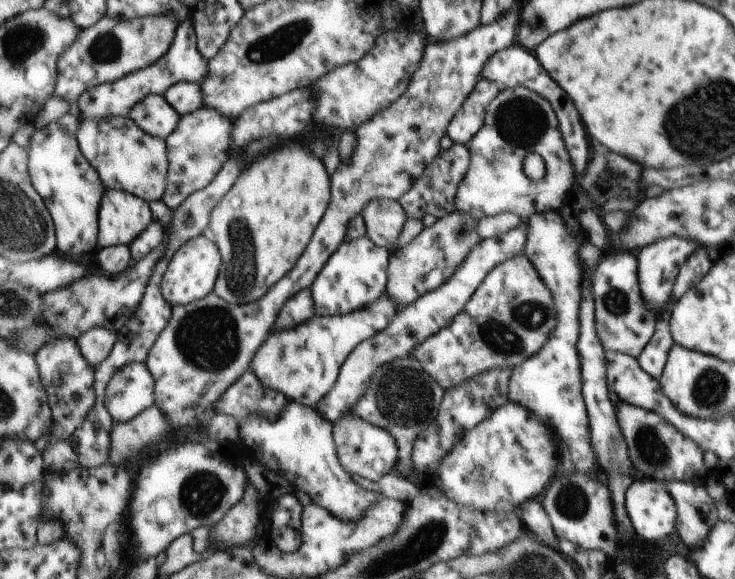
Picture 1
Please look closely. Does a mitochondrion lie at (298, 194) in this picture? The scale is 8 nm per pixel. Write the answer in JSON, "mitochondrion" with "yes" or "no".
{"mitochondrion":"no"}

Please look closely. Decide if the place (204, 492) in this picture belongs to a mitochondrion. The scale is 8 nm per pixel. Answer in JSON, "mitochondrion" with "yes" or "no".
{"mitochondrion":"yes"}

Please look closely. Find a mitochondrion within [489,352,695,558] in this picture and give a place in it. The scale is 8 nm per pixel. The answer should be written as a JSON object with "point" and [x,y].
{"point":[651,448]}

